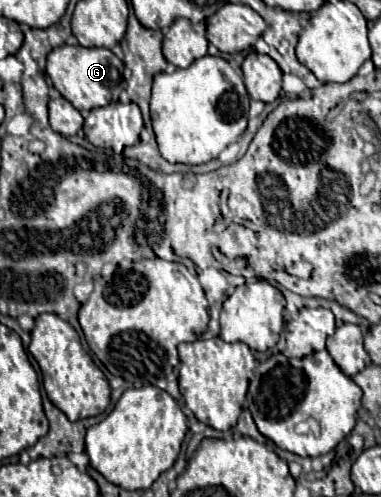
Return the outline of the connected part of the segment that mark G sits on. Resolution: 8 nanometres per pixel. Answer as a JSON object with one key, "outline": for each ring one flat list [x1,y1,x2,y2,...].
{"outline":[[58,46,48,54,46,74,50,76,54,88,80,112,88,112,98,106,108,106,116,102,124,90,122,78,124,62,118,60,108,48,84,48,84,46]]}

